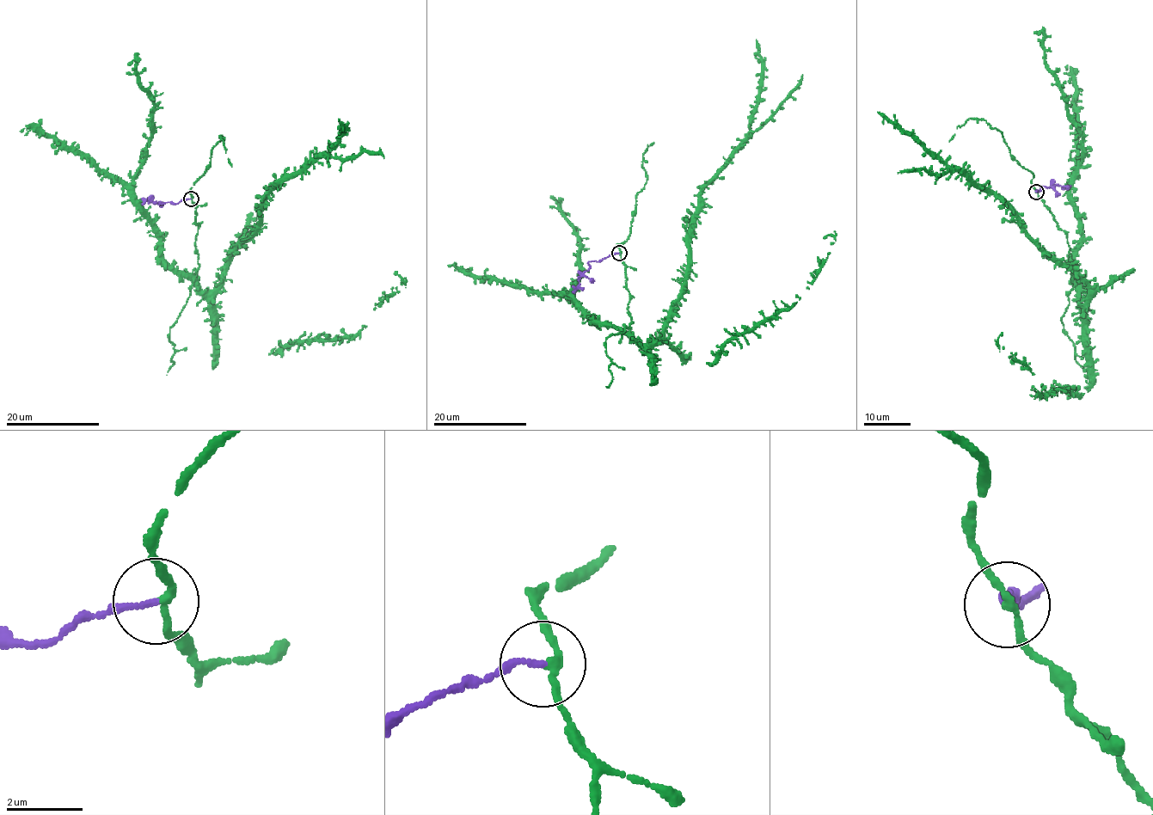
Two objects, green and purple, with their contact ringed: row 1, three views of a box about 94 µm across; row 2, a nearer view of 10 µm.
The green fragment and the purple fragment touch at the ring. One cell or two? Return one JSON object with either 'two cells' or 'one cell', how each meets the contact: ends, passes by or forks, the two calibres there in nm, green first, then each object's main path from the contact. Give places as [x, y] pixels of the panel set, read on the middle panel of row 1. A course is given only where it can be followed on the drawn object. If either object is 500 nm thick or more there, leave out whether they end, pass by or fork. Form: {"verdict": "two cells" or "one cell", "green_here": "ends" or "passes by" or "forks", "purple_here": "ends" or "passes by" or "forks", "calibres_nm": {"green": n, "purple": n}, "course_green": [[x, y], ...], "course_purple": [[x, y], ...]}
{"verdict": "two cells", "green_here": "passes by", "purple_here": "ends", "calibres_nm": {"green": 180, "purple": 140}, "course_green": [[619, 254], [629, 334], [640, 344], [655, 341], [684, 282], [697, 199], [749, 131], [762, 77], [756, 39]], "course_purple": [[619, 254], [609, 254], [597, 261], [589, 261], [589, 266], [573, 293]]}

